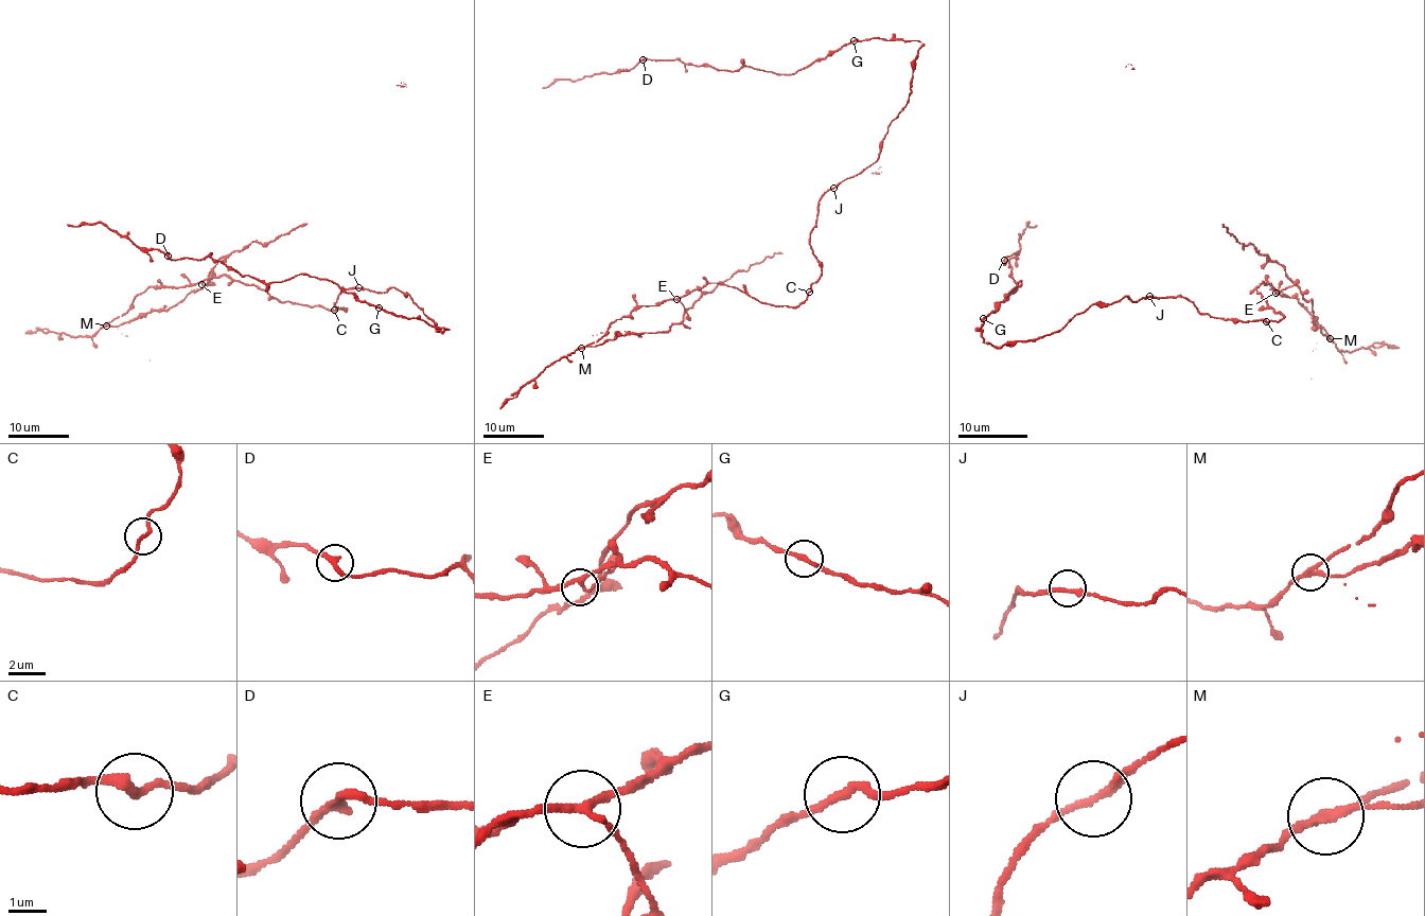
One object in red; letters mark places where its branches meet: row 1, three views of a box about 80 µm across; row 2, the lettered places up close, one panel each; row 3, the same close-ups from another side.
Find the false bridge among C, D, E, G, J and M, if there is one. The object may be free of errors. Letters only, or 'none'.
M

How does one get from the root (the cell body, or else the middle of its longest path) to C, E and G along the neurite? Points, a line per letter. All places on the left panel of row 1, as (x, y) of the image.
C: (358, 288), (344, 287), (334, 305), (347, 310), (334, 310)
E: (358, 288), (341, 288), (334, 305), (347, 310), (328, 310), (279, 301), (251, 284), (224, 275), (201, 284)
G: (358, 288), (386, 292), (396, 287), (409, 295), (442, 332), (447, 330), (379, 307)

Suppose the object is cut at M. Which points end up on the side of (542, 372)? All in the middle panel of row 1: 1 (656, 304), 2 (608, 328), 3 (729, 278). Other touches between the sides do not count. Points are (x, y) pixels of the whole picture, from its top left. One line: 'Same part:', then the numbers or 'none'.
Same part: 1, 2

